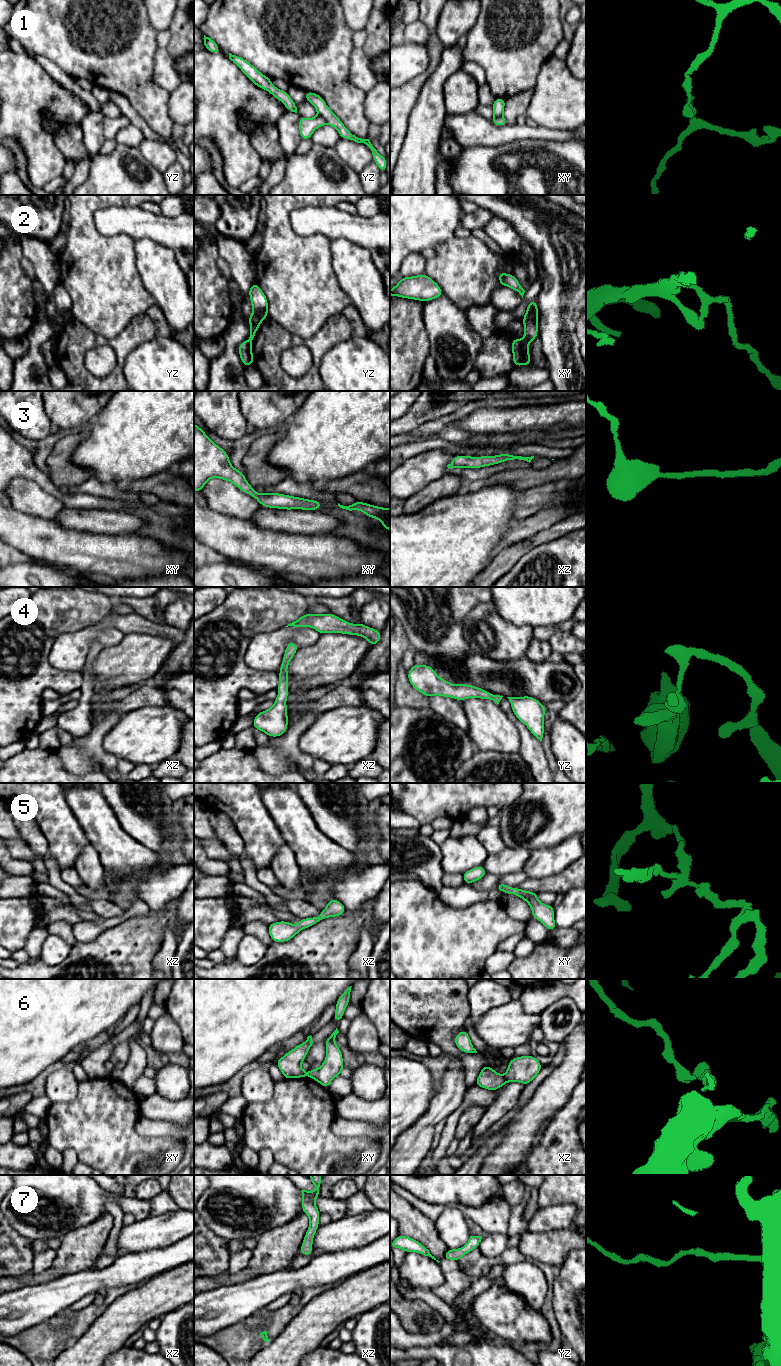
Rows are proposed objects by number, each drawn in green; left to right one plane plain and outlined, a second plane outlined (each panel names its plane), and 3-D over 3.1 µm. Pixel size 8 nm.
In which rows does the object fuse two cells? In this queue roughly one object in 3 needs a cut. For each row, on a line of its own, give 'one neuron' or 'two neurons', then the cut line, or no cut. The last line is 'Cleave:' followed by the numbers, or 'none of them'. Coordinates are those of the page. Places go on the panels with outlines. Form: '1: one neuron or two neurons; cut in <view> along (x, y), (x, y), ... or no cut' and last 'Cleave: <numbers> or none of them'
1: two neurons; cut in yz along (318, 114), (328, 123)
2: two neurons; cut in xy along (522, 339), (527, 344)
3: one neuron; no cut
4: one neuron; no cut
5: one neuron; no cut
6: two neurons; cut in xz along (503, 1075), (507, 1081)
7: one neuron; no cut
Cleave: 1, 2, 6

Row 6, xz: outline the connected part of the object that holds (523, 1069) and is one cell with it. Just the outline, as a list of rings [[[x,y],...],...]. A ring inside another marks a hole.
[[[532,1055],[519,1056],[509,1060],[504,1077],[507,1082],[520,1082],[526,1086],[538,1076],[542,1067],[538,1059]]]

